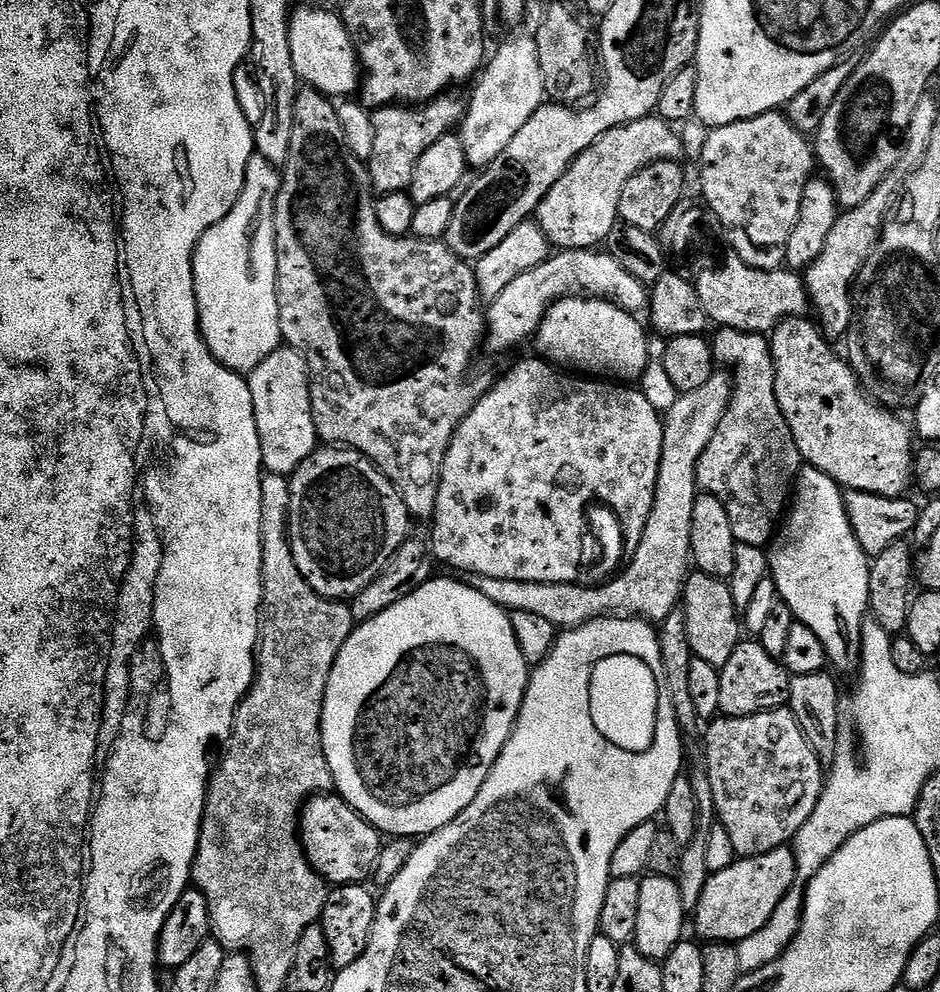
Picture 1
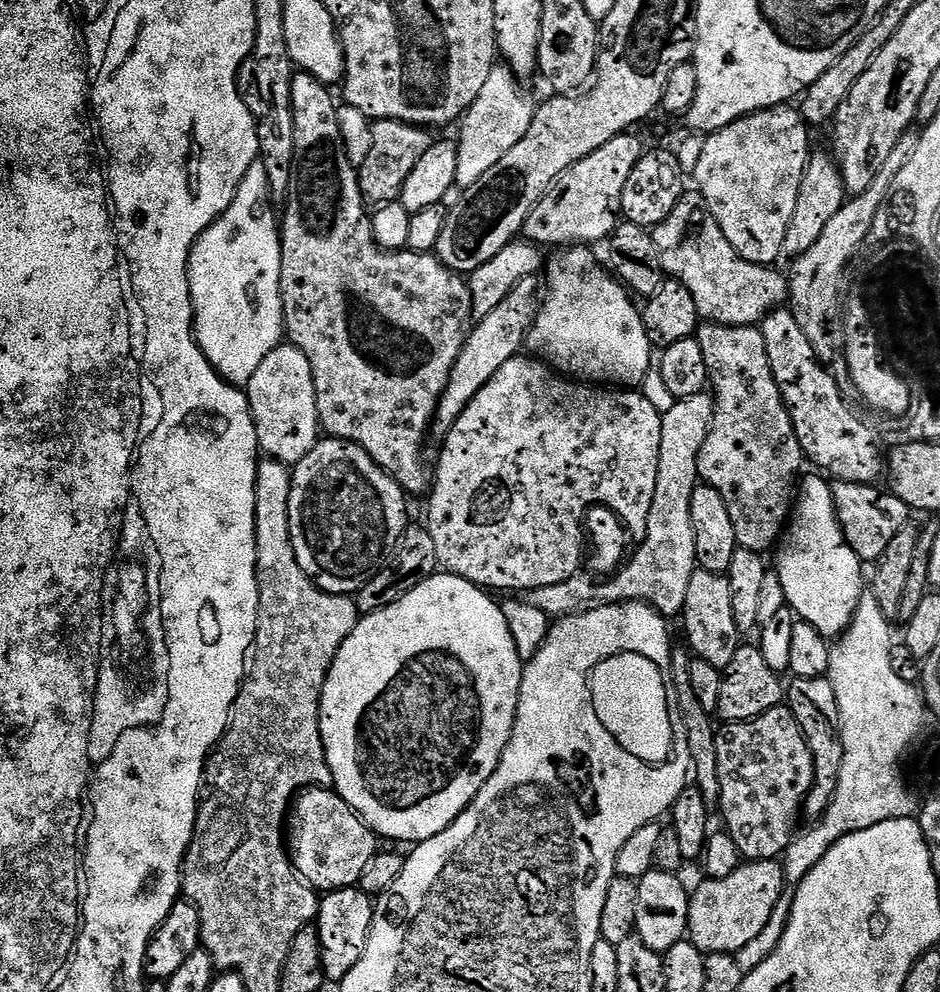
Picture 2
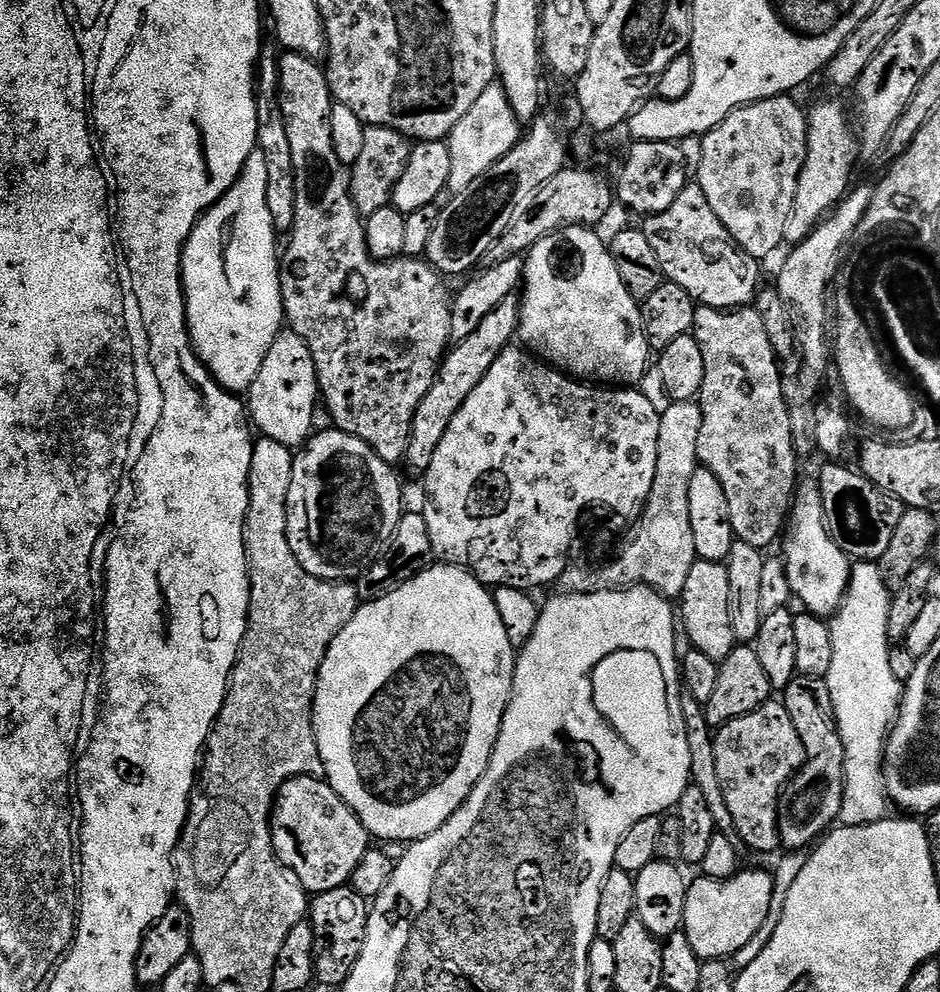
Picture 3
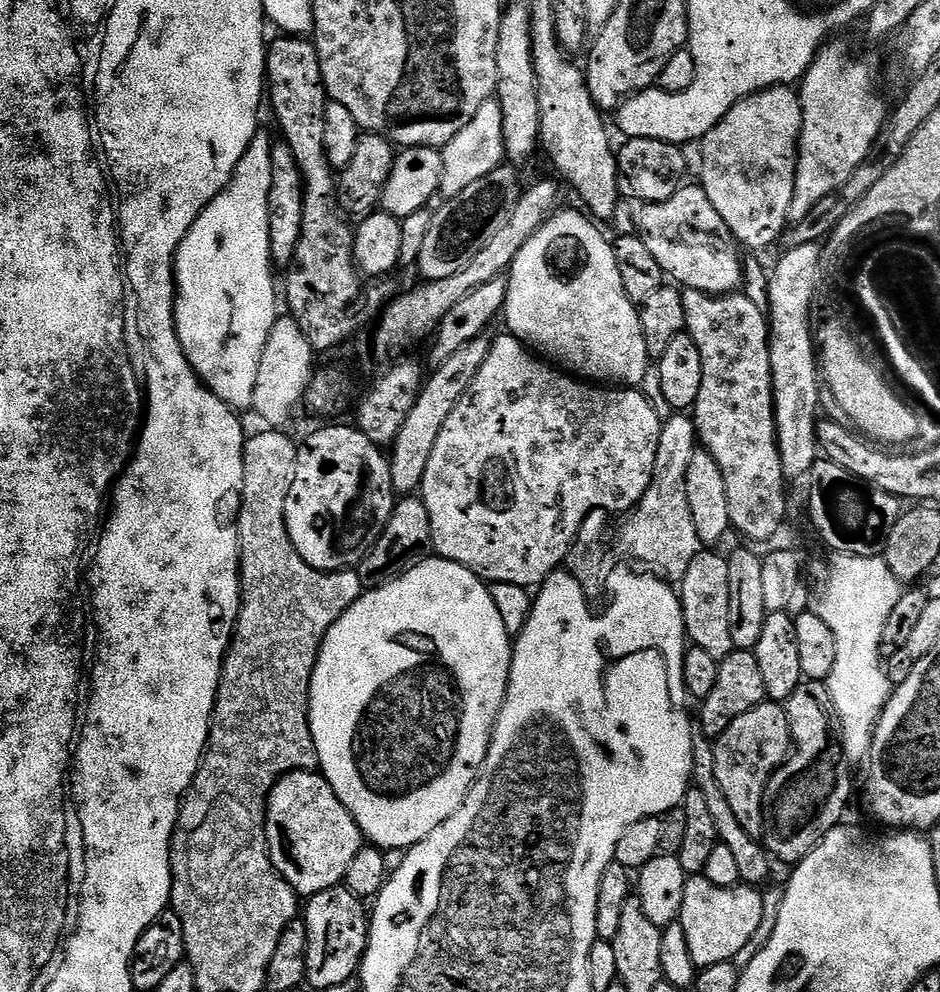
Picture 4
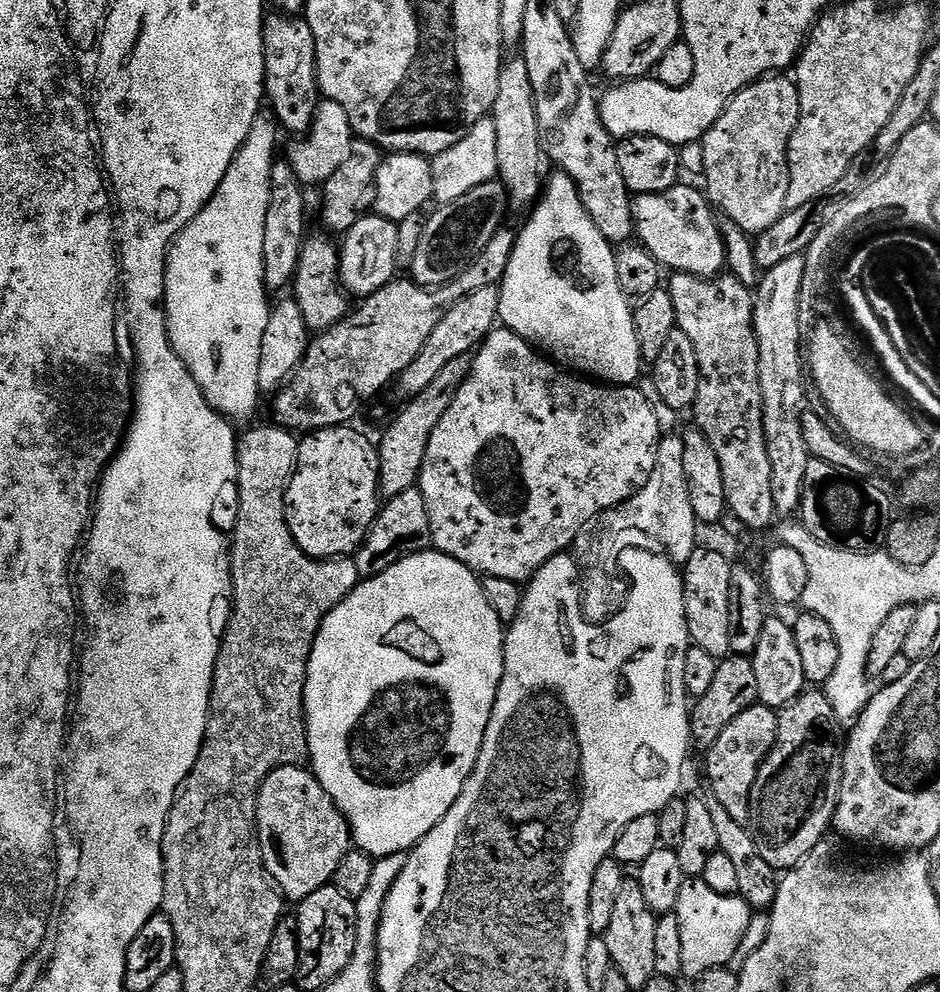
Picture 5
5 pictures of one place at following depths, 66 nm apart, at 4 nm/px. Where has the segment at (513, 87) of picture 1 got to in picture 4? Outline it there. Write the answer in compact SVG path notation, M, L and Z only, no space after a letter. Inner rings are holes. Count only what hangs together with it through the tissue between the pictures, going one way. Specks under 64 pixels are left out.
M487 100L462 130L450 138L450 142L445 144L440 157L442 158L442 178L440 179L439 195L444 200L453 200L458 194L466 190L466 186L471 186L478 182L478 178L486 178L494 169L501 167L505 163L504 135L502 134L502 106L497 100Z

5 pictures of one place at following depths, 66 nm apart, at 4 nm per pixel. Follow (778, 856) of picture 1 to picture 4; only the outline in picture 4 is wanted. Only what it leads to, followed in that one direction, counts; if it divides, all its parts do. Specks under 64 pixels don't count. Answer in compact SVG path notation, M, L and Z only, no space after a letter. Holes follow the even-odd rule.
M702 874L689 875L686 882L686 894L682 894L682 910L678 923L682 930L686 930L686 942L690 945L690 958L694 958L697 969L718 966L718 962L735 961L738 950L754 938L754 930L758 930L758 922L762 922L762 910L764 909L764 892L756 886L737 886L735 888L723 888L714 886Z

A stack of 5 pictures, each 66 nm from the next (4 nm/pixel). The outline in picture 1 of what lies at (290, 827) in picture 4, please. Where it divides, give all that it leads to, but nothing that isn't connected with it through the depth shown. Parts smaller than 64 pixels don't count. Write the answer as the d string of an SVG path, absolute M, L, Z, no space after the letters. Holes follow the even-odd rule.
M321 794L307 801L300 814L298 831L300 845L304 847L304 856L309 866L329 885L364 884L367 876L369 879L373 875L382 847L382 833L380 829L360 817L338 794Z

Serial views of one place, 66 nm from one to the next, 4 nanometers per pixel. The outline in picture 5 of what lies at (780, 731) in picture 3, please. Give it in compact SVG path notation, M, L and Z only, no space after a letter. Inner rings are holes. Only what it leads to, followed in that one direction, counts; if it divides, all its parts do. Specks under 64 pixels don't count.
M758 702L742 710L742 714L738 714L738 718L734 718L734 722L730 722L726 730L722 730L718 742L714 742L714 746L706 749L708 761L705 762L704 768L708 771L708 784L712 787L710 795L718 798L718 802L722 802L722 807L734 817L734 822L748 824L750 796L754 790L754 782L758 778L762 762L776 744L777 734L777 709L768 708Z

